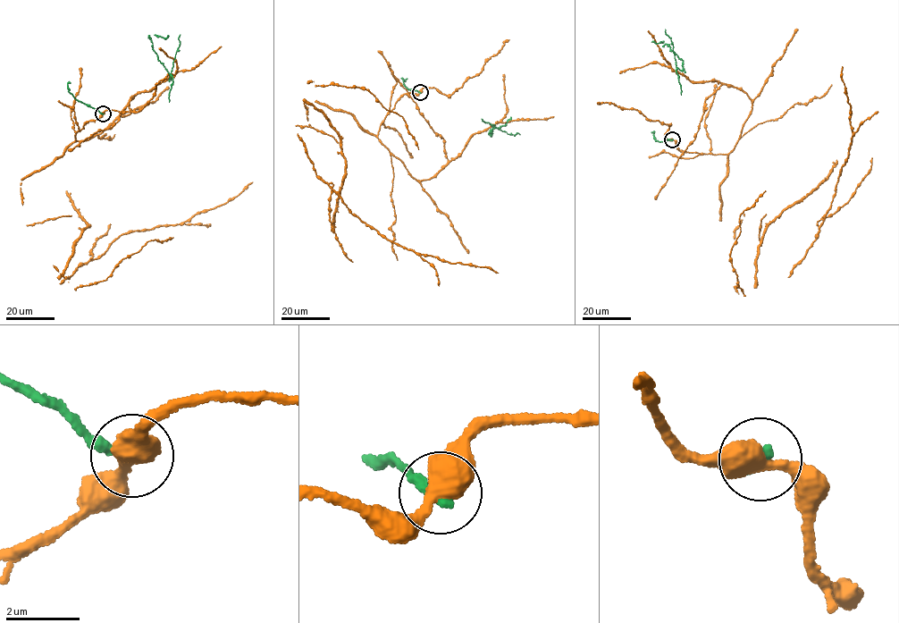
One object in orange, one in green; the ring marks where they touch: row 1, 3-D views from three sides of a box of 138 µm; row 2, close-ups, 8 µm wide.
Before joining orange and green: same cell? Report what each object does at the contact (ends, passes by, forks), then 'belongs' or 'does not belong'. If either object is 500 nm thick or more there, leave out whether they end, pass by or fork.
does not belong

